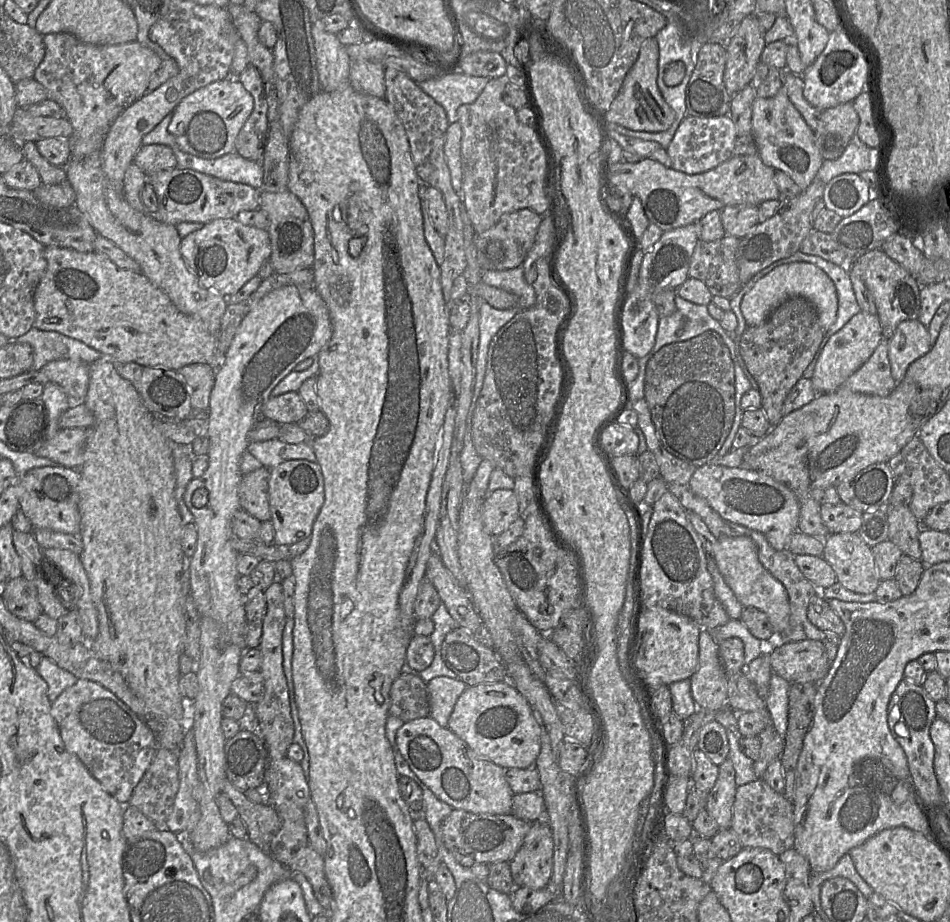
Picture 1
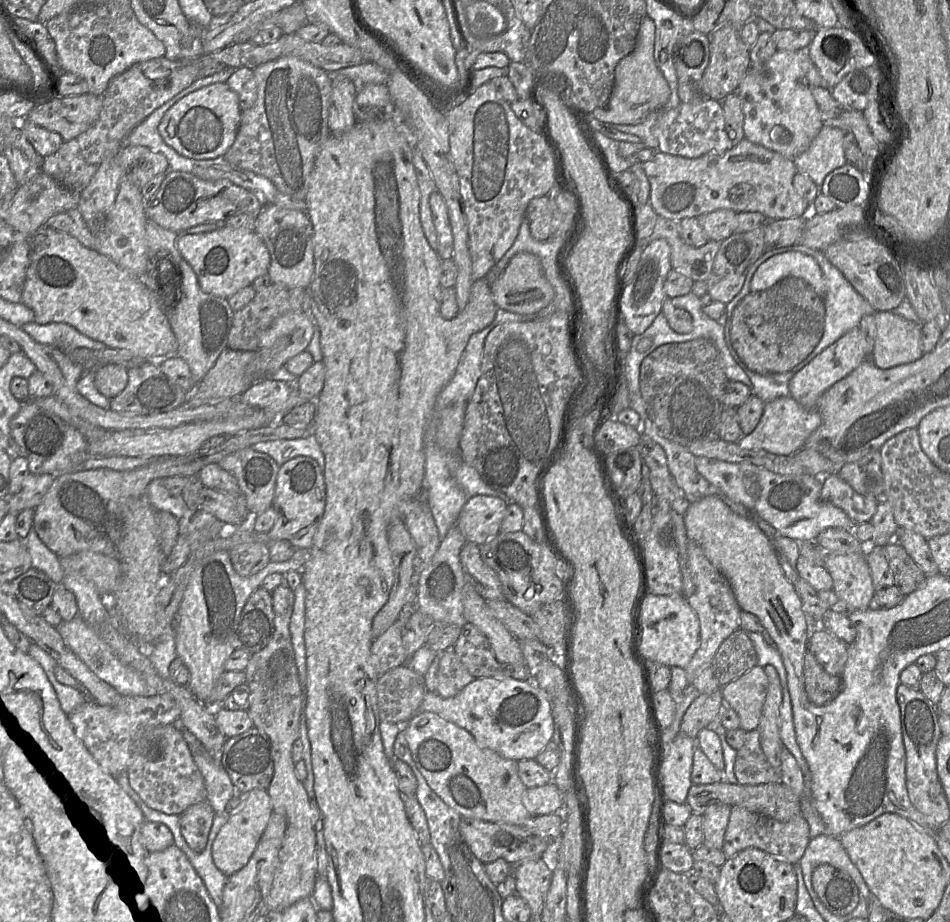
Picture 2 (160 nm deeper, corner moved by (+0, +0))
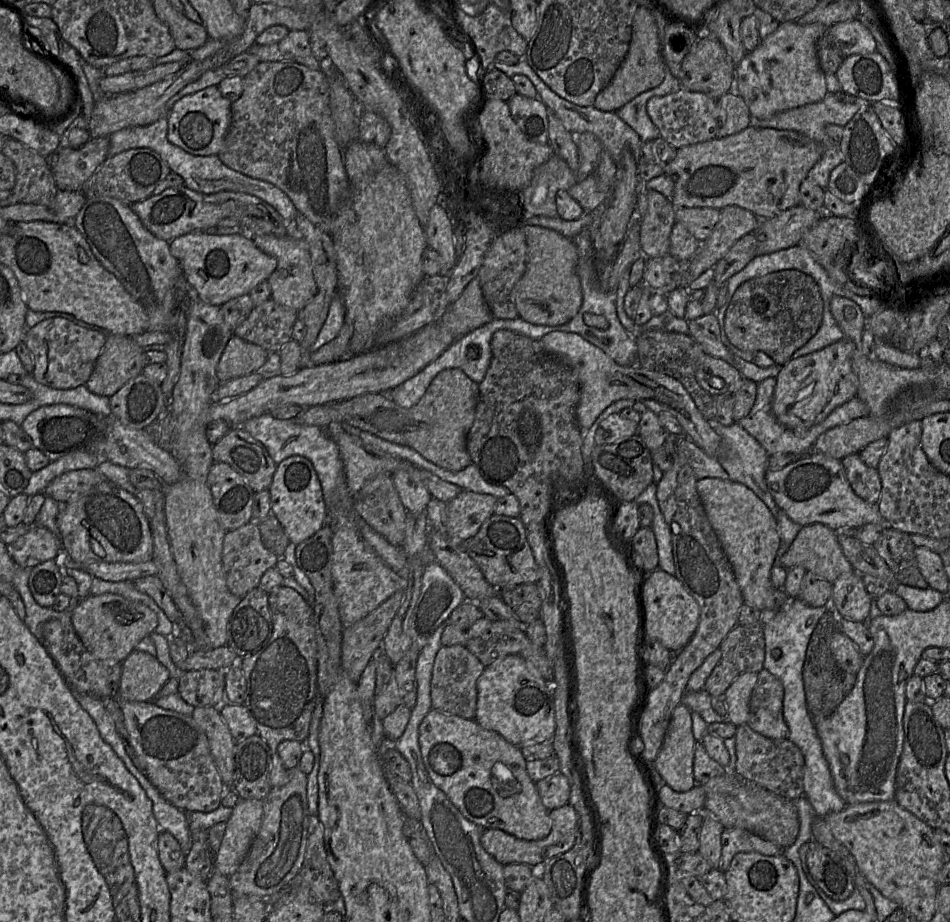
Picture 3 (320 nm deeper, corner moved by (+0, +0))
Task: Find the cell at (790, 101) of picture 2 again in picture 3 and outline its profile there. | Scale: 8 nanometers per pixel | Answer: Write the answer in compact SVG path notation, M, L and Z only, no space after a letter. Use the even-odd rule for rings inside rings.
M794 21L780 23L778 28L760 40L759 45L752 52L747 52L735 68L734 91L746 102L753 120L768 118L778 112L816 103L825 98L825 74L817 57L817 42L828 27L821 23L799 25Z

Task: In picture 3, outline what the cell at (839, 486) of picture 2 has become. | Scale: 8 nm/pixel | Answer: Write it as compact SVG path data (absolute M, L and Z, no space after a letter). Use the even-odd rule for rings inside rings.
M859 454L848 455L841 461L854 492L866 502L878 504L882 495L878 469L867 466Z

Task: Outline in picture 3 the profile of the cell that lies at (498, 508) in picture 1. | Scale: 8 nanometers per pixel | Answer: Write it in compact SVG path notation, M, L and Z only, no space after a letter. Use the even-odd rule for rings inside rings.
M462 491L446 504L447 530L450 538L467 540L495 511L497 498L490 494Z

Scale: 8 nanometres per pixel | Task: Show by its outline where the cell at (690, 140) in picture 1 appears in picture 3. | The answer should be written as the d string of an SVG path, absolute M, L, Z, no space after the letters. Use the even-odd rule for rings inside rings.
M683 88L672 93L652 97L646 105L646 111L659 130L661 138L676 149L716 138L719 128L718 101L700 92Z

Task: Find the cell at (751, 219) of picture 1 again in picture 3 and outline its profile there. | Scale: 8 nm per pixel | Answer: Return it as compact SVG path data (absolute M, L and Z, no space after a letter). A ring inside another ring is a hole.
M712 207L675 208L676 222L682 223L700 242L707 240L720 219L720 209Z

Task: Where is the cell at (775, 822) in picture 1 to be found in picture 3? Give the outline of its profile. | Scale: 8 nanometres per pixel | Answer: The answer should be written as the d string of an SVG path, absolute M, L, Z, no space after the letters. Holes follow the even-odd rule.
M725 828L721 836L721 844L719 869L722 872L729 868L737 853L757 852L766 856L777 856L784 855L786 849L741 828Z

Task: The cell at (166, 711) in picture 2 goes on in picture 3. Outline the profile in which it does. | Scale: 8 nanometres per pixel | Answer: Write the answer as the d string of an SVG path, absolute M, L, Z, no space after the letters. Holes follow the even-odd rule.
M201 669L181 672L177 694L193 707L219 707L225 702L224 670Z

